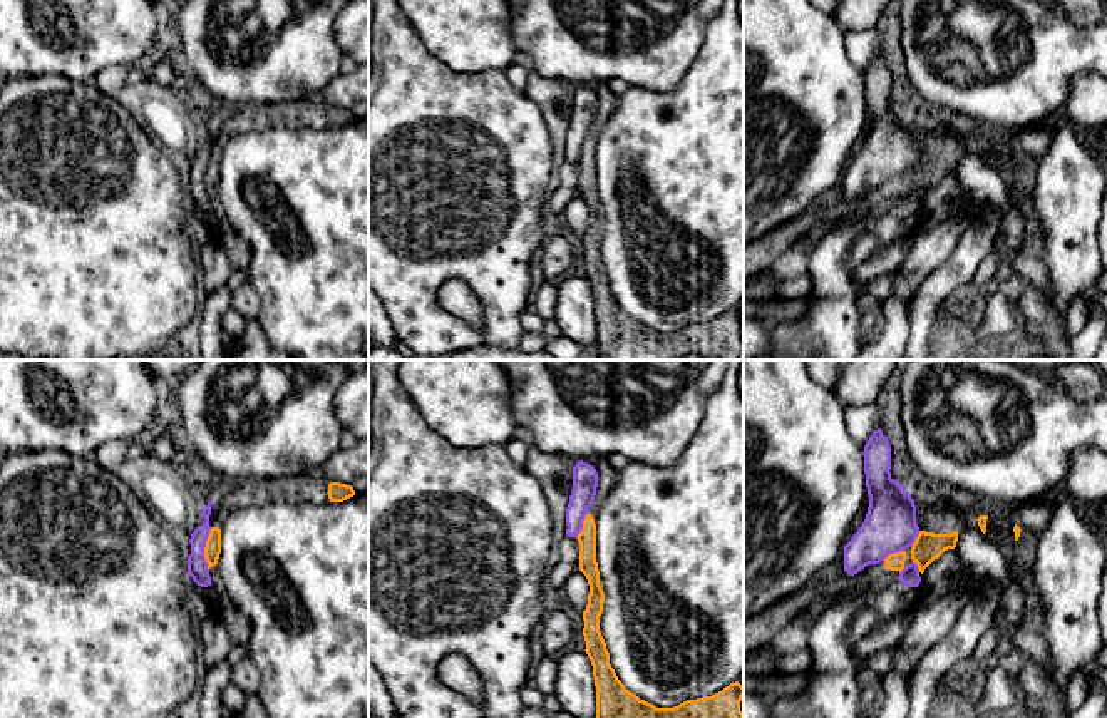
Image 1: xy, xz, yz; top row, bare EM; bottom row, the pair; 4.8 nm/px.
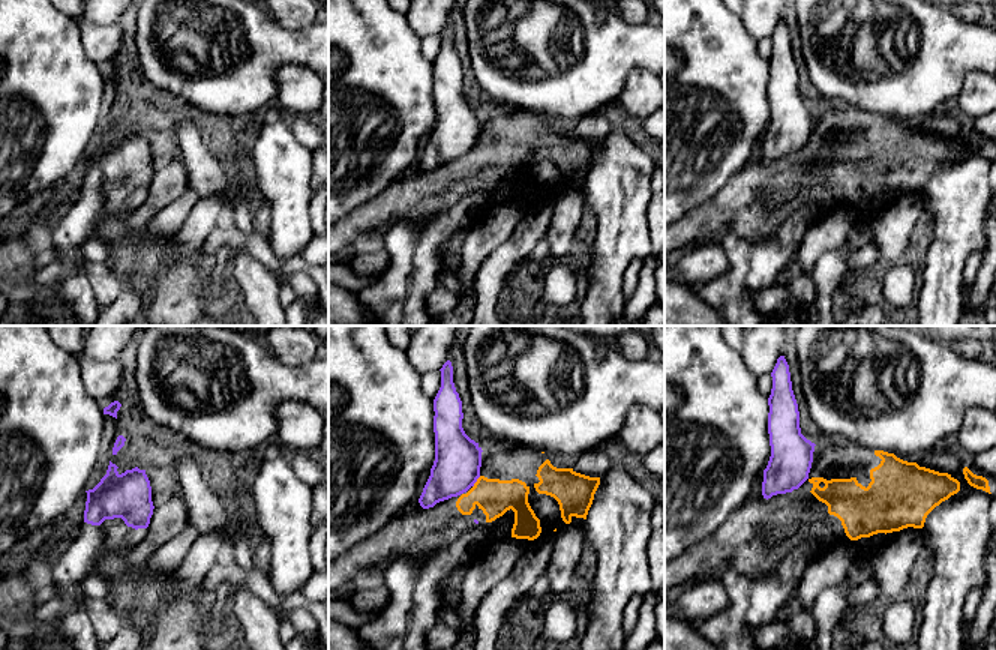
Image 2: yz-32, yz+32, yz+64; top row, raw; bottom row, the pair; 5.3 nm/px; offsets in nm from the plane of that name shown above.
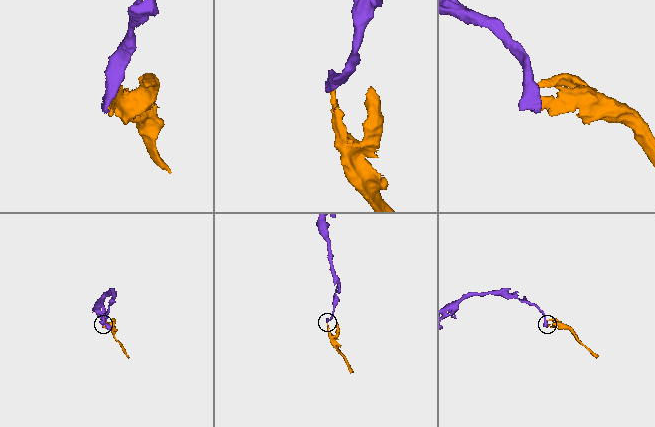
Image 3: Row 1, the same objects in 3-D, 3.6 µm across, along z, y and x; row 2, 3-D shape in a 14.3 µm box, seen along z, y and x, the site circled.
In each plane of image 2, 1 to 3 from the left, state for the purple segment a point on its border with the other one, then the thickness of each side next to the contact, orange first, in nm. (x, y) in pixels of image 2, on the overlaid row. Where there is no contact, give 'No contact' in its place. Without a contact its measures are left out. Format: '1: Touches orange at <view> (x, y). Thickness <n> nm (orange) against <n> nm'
1: No contact
2: Touches orange at yz+32 (476, 482). Thickness 190 nm (orange) against 260 nm
3: No contact

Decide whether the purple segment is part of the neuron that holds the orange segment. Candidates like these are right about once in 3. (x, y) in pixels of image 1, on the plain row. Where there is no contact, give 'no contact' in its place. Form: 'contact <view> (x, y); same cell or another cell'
contact xy (205, 174); another cell

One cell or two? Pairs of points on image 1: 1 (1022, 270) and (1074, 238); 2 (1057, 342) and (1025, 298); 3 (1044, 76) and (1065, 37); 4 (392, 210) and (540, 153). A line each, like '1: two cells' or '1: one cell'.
1: two cells
2: one cell
3: one cell
4: one cell

